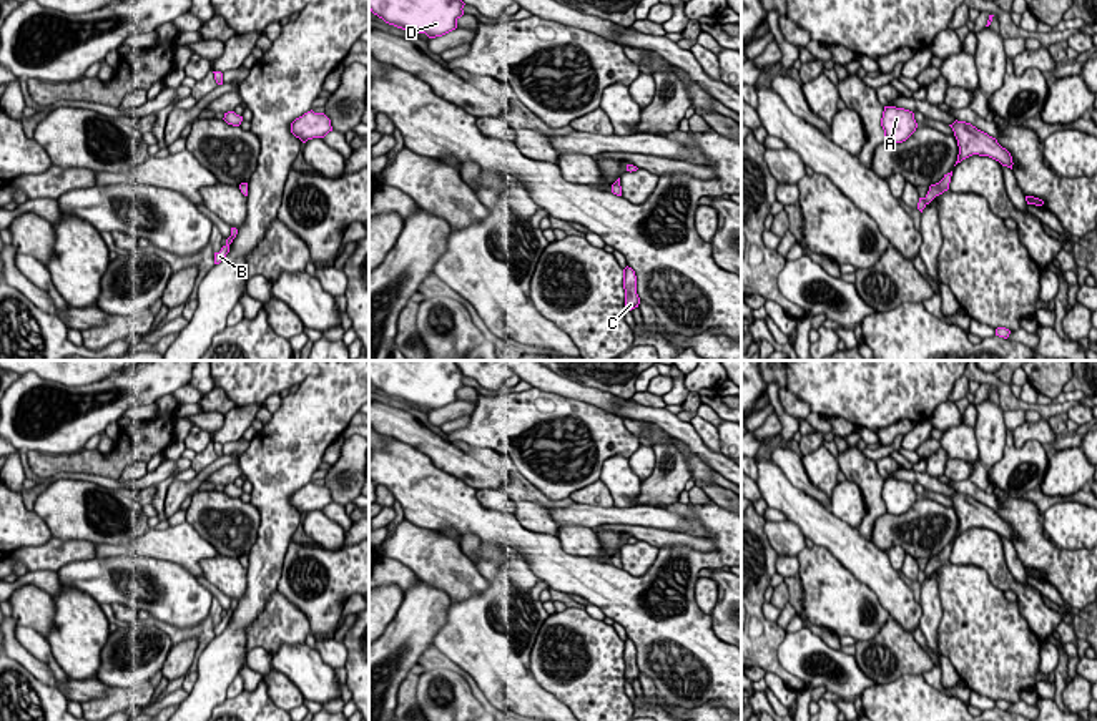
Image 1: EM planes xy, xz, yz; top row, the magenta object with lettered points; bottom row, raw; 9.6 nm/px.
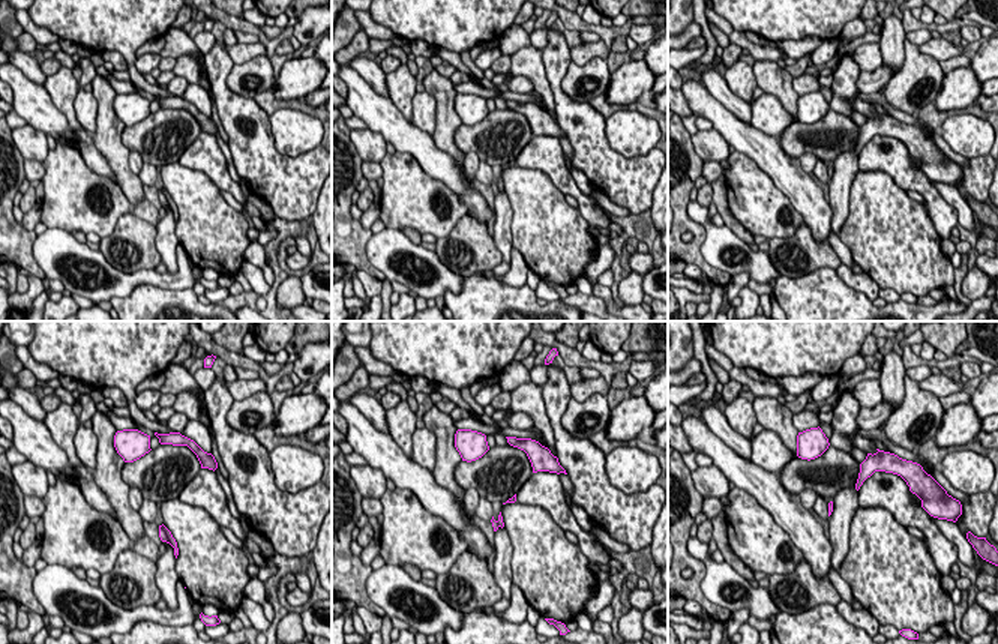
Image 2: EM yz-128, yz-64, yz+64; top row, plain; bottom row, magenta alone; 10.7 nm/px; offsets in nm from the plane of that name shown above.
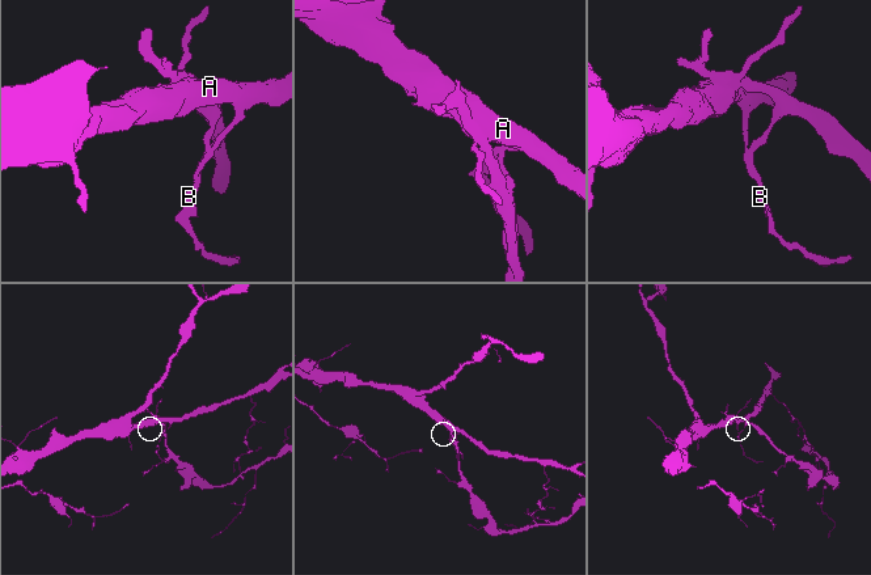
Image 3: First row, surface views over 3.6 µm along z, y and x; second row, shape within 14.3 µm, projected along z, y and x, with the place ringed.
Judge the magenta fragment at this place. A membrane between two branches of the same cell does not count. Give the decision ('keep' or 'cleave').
cleave

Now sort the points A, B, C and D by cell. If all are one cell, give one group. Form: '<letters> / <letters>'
A B D / C

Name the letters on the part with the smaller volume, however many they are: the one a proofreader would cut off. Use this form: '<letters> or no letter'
C

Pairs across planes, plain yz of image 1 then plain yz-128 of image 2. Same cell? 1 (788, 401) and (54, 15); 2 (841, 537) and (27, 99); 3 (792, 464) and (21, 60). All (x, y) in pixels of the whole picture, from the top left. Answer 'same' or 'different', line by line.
1: different
2: same
3: same

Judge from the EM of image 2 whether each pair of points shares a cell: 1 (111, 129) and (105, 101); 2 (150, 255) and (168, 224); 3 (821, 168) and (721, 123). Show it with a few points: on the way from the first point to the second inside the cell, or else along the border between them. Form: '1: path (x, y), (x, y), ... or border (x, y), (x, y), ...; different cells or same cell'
1: path (107, 122), (105, 108); same cell
2: border (155, 227), (155, 248), (162, 261); different cells
3: border (797, 158), (808, 174); different cells

